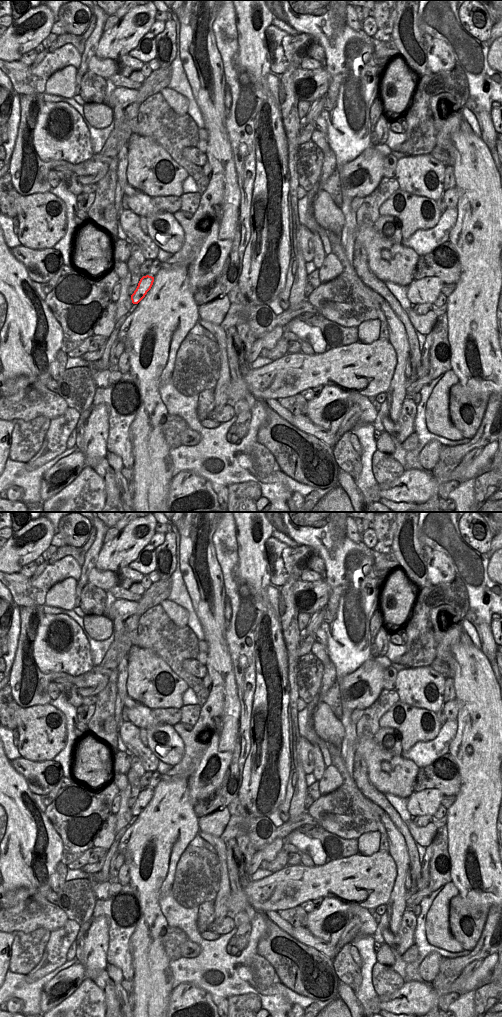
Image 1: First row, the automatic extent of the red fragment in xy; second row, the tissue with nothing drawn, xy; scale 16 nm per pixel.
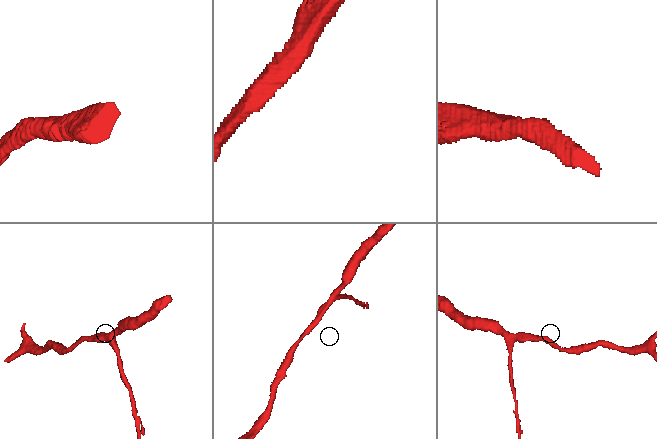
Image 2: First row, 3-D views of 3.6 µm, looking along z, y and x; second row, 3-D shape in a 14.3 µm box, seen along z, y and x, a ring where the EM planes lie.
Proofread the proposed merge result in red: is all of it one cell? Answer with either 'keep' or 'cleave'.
keep

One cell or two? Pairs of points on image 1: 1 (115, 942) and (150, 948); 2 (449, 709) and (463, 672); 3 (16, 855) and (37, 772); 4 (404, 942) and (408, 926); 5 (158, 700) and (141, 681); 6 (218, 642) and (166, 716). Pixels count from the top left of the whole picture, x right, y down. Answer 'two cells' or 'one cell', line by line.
1: two cells
2: two cells
3: two cells
4: one cell
5: one cell
6: two cells

